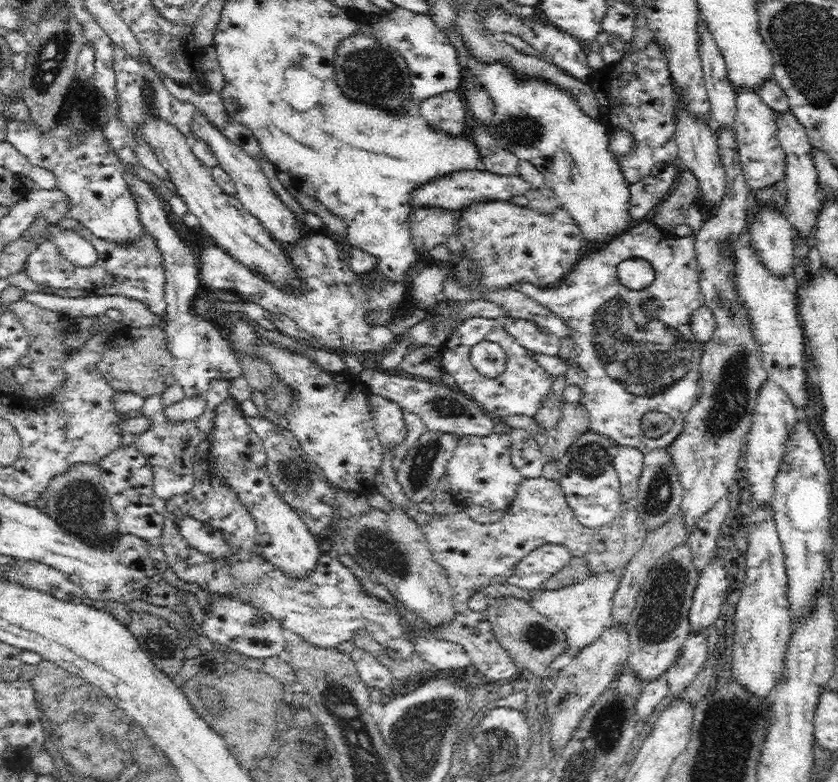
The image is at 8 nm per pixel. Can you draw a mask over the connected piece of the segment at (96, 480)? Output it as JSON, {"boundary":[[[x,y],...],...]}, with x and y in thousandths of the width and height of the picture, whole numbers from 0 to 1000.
{"boundary":[[[93,592],[85,596],[78,606],[72,606],[60,615],[55,627],[55,655],[81,682],[107,694],[119,697],[131,694],[142,685],[138,653],[134,650],[124,620],[119,598],[116,593]]]}

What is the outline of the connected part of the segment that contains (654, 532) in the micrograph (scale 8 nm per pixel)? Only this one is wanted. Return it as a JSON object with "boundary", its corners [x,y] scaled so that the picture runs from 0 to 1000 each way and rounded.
{"boundary":[[[809,653],[790,673],[784,673],[772,679],[772,685],[766,701],[746,721],[745,729],[742,729],[742,739],[740,739],[740,744],[737,744],[737,752],[735,752],[730,767],[730,788],[728,788],[730,789],[730,801],[748,799],[751,797],[760,769],[760,762],[765,757],[767,744],[771,742],[772,734],[776,731],[778,724],[785,719],[786,714],[790,714],[791,708],[800,706],[805,698],[817,696],[822,691],[822,683],[821,679],[819,679],[816,661],[814,660],[816,660],[816,656]]]}

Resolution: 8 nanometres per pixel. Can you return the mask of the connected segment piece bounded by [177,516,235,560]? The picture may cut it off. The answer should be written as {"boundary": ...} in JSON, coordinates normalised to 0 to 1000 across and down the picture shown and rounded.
{"boundary":[[[218,660],[211,669],[215,683],[224,697],[246,711],[252,711],[254,716],[274,714],[280,708],[280,703],[270,693],[268,684],[263,676],[227,660]]]}

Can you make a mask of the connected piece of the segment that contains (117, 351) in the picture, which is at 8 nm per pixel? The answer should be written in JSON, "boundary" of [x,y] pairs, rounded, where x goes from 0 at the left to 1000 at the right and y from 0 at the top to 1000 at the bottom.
{"boundary":[[[185,413],[169,419],[146,416],[135,422],[115,471],[137,500],[153,500],[174,510],[193,505],[198,496],[211,488],[205,480],[205,465],[205,451],[200,449],[197,422],[193,413]]]}

